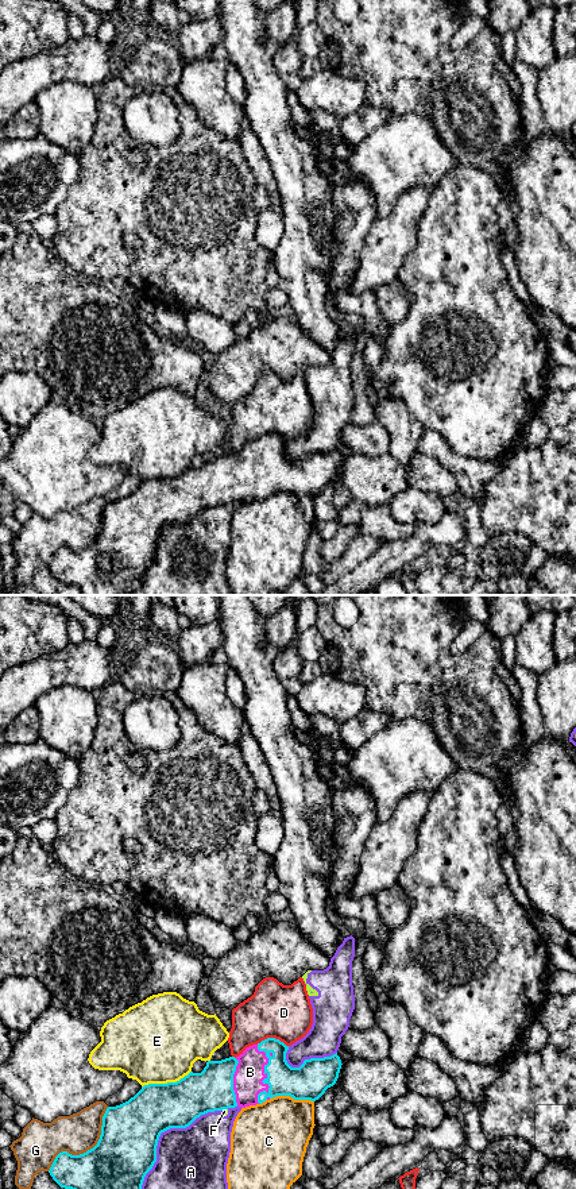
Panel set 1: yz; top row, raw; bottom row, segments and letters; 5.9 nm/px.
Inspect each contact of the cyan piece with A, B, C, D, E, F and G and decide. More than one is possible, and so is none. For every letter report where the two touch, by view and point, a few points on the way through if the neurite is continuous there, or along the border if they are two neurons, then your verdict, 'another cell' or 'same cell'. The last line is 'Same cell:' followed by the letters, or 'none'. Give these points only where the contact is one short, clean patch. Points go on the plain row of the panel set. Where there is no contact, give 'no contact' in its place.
A: meets cyan in yz at (159, 531); another cell
B: meets cyan in yz at (267, 471); same cell
C: meets cyan in yz at (292, 491); another cell
D: meets cyan in yz at (273, 433); another cell
E: meets cyan in yz at (167, 478); another cell
F: meets cyan in yz at (224, 504); another cell
G: meets cyan in yz at (88, 545); another cell
Same cell: B

